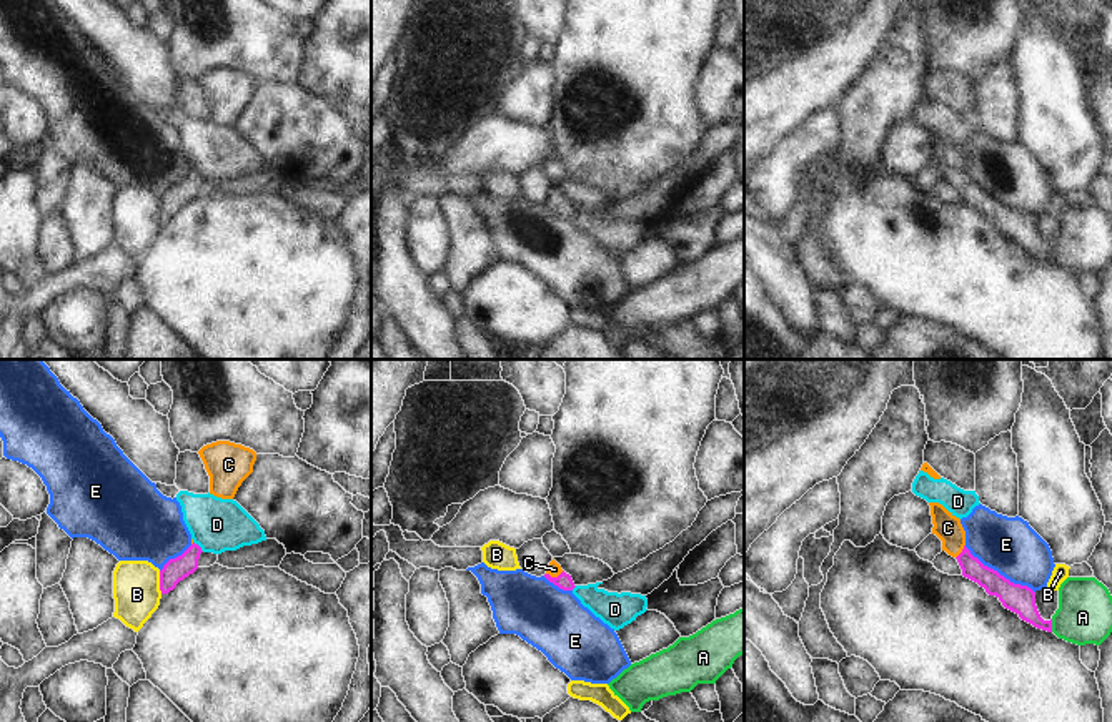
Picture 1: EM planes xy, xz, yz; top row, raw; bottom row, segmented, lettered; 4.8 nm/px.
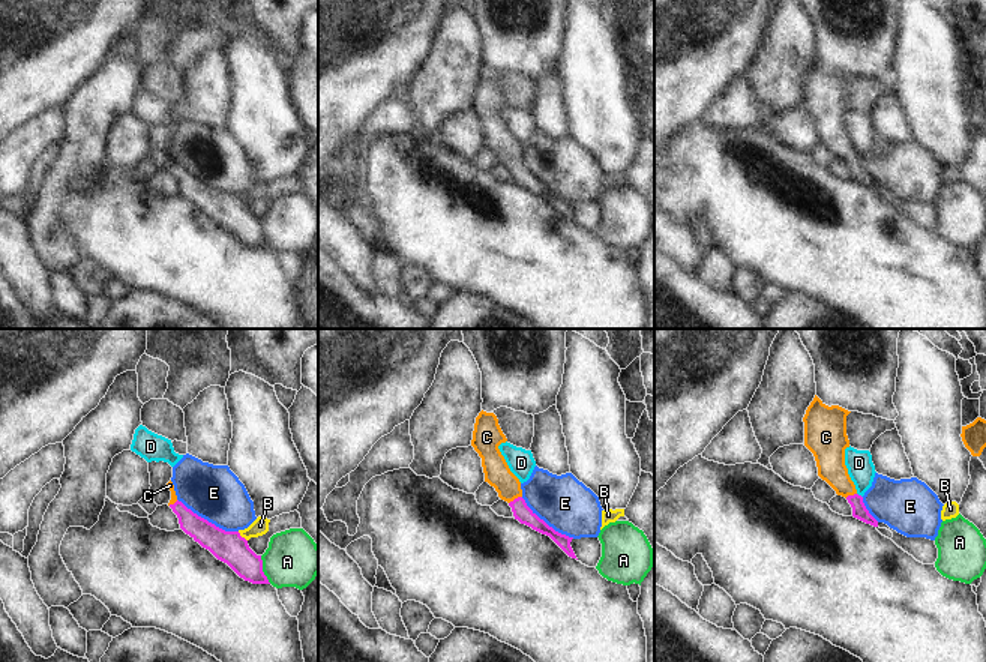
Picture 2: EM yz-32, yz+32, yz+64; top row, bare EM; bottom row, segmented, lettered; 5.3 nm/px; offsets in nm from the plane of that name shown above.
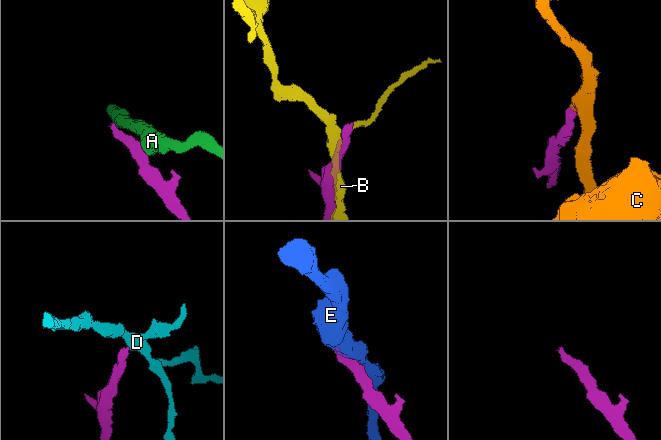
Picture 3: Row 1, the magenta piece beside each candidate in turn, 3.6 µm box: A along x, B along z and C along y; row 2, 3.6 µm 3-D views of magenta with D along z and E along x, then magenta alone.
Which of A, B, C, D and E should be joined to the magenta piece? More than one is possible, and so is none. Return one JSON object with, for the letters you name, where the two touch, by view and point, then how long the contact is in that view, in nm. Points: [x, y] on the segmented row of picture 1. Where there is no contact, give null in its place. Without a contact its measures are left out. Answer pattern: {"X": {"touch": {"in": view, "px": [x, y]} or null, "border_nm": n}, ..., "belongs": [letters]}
{"C": {"touch": {"in": "xz", "px": [555, 578]}, "border_nm": 90}, "belongs": ["C"]}

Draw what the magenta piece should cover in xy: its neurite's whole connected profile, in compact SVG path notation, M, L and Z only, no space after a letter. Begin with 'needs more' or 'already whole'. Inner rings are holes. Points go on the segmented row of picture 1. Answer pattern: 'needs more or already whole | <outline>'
already whole | M193 542L181 556L170 559L163 566L163 569L160 571L161 594L173 591L180 581L198 569L198 559L201 552L201 547Z

